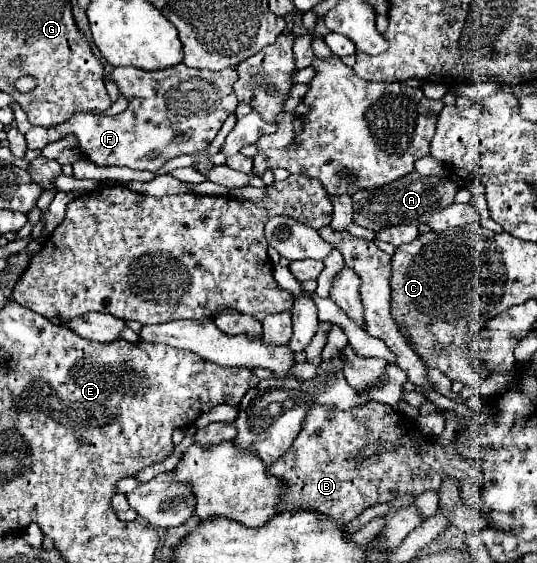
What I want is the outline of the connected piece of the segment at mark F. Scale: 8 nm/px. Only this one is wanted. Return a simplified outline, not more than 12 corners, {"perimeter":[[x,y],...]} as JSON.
{"perimeter":[[115,68],[115,116],[33,126],[69,132],[99,166],[155,172],[205,148],[239,100],[235,68]]}

